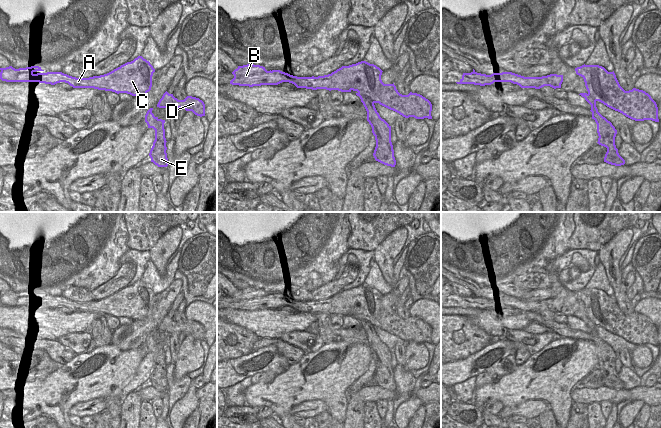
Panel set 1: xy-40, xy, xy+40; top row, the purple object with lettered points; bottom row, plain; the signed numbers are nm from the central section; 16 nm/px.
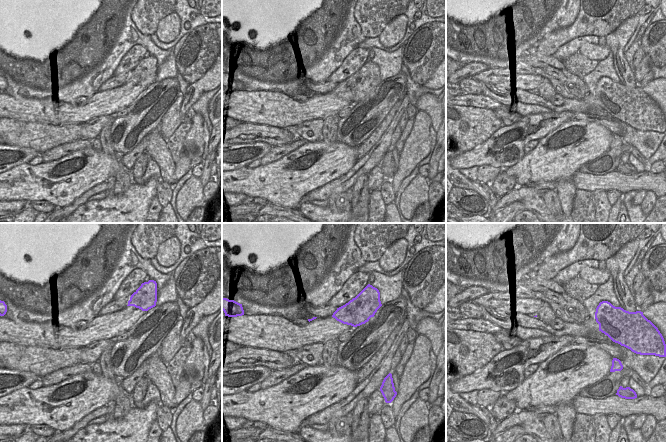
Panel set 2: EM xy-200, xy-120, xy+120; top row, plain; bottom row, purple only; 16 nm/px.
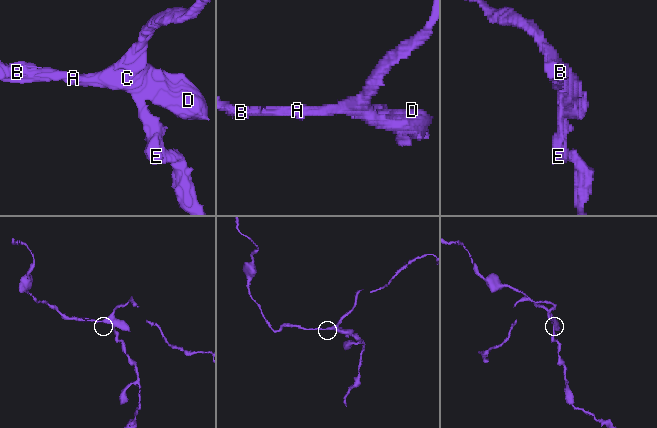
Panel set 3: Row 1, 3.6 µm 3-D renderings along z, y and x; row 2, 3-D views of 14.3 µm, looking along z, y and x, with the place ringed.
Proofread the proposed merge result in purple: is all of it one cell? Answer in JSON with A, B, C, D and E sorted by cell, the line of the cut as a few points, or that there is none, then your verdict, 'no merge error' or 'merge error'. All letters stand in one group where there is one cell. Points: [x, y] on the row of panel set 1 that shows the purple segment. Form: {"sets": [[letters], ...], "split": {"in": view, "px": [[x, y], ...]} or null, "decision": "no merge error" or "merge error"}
{"sets": [["A", "B", "C", "D"], ["E"]], "split": {"in": "xy", "px": [[375, 102], [368, 101], [363, 104]]}, "decision": "merge error"}

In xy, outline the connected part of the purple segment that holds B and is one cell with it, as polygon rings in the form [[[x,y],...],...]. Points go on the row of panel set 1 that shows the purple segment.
[[[361,61],[349,66],[342,66],[331,74],[318,77],[297,77],[280,70],[267,71],[265,67],[254,64],[238,66],[232,74],[232,85],[261,86],[278,85],[282,82],[294,84],[297,88],[356,91],[361,102],[374,101],[393,110],[405,118],[432,119],[431,102],[420,94],[410,92],[402,95],[393,84],[384,84],[382,70],[374,64]]]

